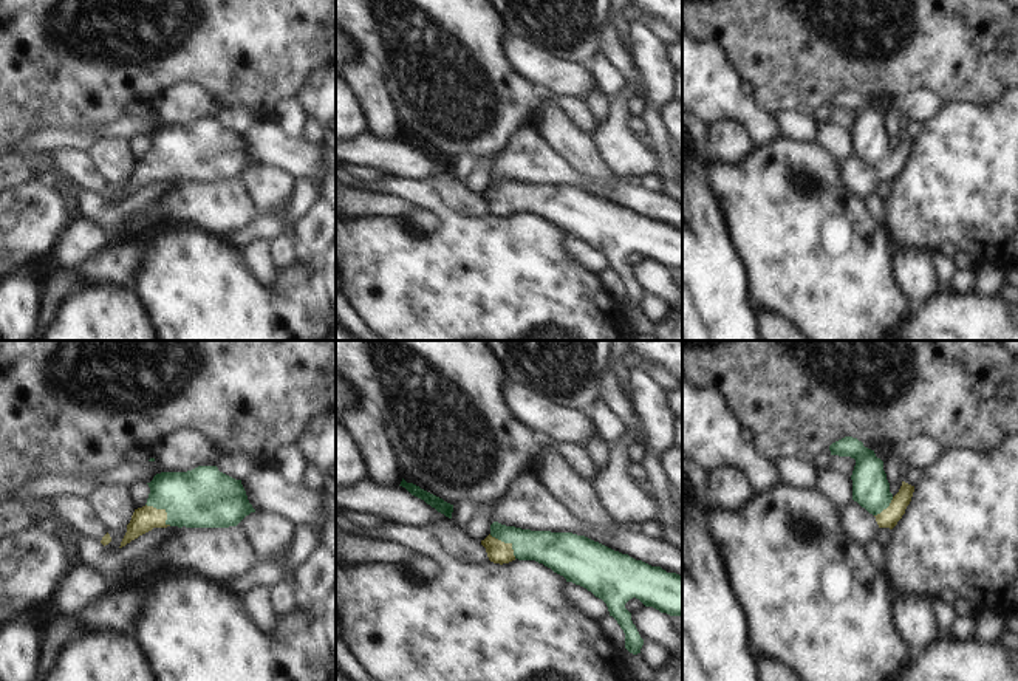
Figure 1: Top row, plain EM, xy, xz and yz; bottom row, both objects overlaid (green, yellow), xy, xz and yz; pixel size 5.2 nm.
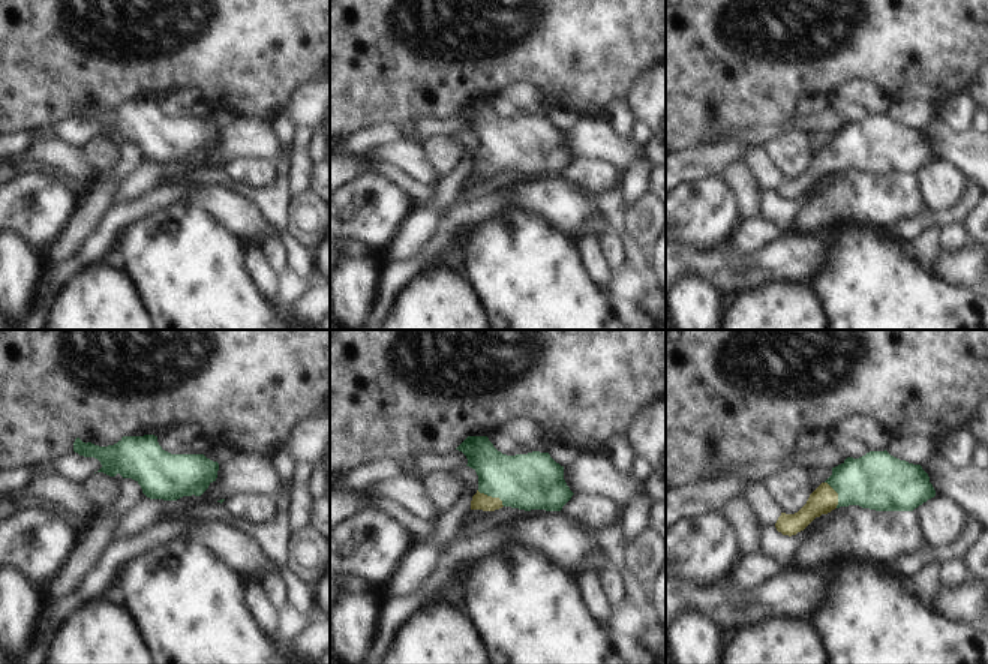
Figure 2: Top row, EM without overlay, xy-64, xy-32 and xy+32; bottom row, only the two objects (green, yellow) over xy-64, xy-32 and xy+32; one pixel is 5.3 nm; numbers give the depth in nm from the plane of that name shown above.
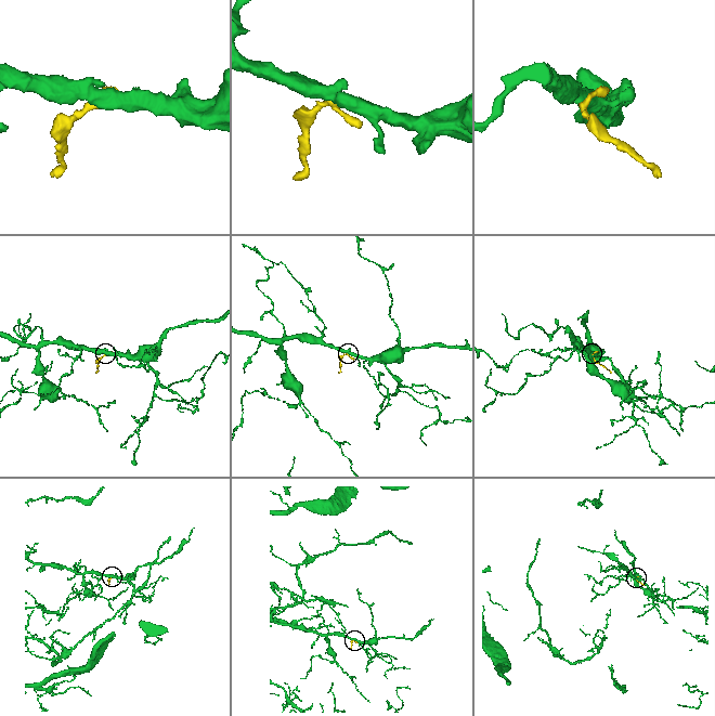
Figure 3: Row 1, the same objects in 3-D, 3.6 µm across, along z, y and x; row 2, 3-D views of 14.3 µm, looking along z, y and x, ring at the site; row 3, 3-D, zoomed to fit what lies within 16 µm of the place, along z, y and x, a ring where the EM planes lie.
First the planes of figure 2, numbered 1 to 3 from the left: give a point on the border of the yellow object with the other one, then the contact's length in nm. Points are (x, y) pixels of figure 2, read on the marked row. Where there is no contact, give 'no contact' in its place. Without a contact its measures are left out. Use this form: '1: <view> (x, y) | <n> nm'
1: no contact
2: xy-32 (492, 496) | 170 nm
3: xy+32 (838, 495) | 160 nm

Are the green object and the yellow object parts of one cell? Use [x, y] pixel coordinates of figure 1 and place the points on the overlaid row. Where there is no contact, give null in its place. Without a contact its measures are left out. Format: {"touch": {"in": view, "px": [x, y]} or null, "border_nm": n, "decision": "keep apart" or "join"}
{"touch": {"in": "xy", "px": [163, 508]}, "border_nm": 180, "decision": "join"}

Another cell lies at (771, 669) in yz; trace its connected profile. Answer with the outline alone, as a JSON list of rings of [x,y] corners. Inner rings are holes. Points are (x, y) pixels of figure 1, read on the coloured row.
[[[758,656],[758,664],[760,664],[760,681],[803,681],[786,664],[774,658]]]

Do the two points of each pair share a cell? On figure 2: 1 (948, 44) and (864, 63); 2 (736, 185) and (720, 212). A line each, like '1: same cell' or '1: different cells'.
1: same cell
2: different cells

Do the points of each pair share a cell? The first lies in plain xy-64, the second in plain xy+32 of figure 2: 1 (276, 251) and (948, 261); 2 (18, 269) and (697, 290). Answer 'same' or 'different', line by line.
1: different
2: same

